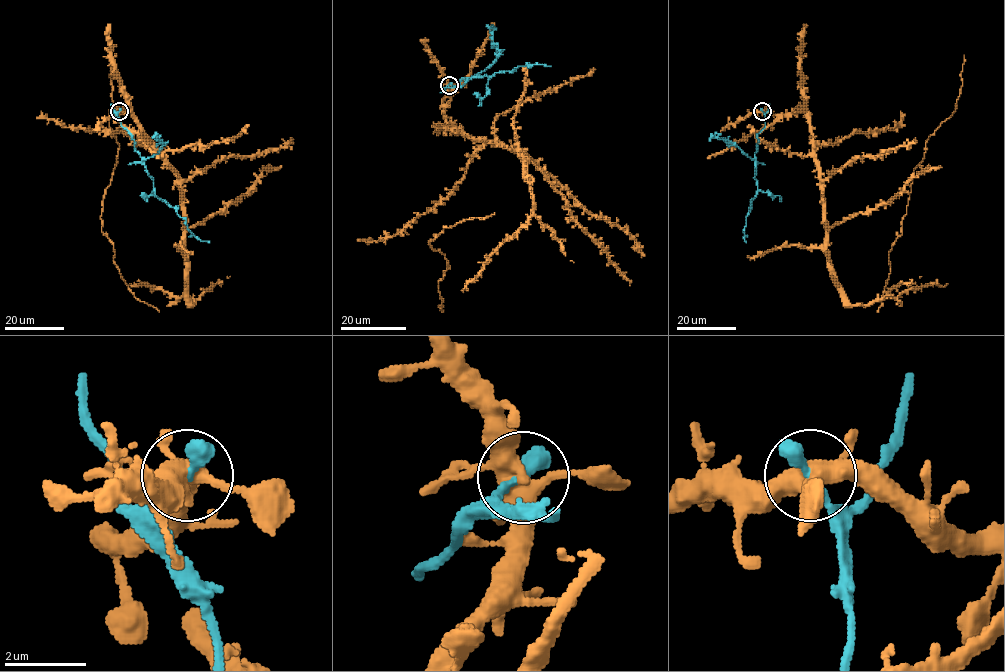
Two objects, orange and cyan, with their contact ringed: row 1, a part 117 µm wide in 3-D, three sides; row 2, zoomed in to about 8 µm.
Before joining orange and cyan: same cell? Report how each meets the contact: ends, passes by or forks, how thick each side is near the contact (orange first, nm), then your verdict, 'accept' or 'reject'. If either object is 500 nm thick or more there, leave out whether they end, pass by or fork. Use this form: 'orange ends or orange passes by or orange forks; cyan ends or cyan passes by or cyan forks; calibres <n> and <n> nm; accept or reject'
orange forks; cyan ends; calibres 440 and 380 nm; reject

